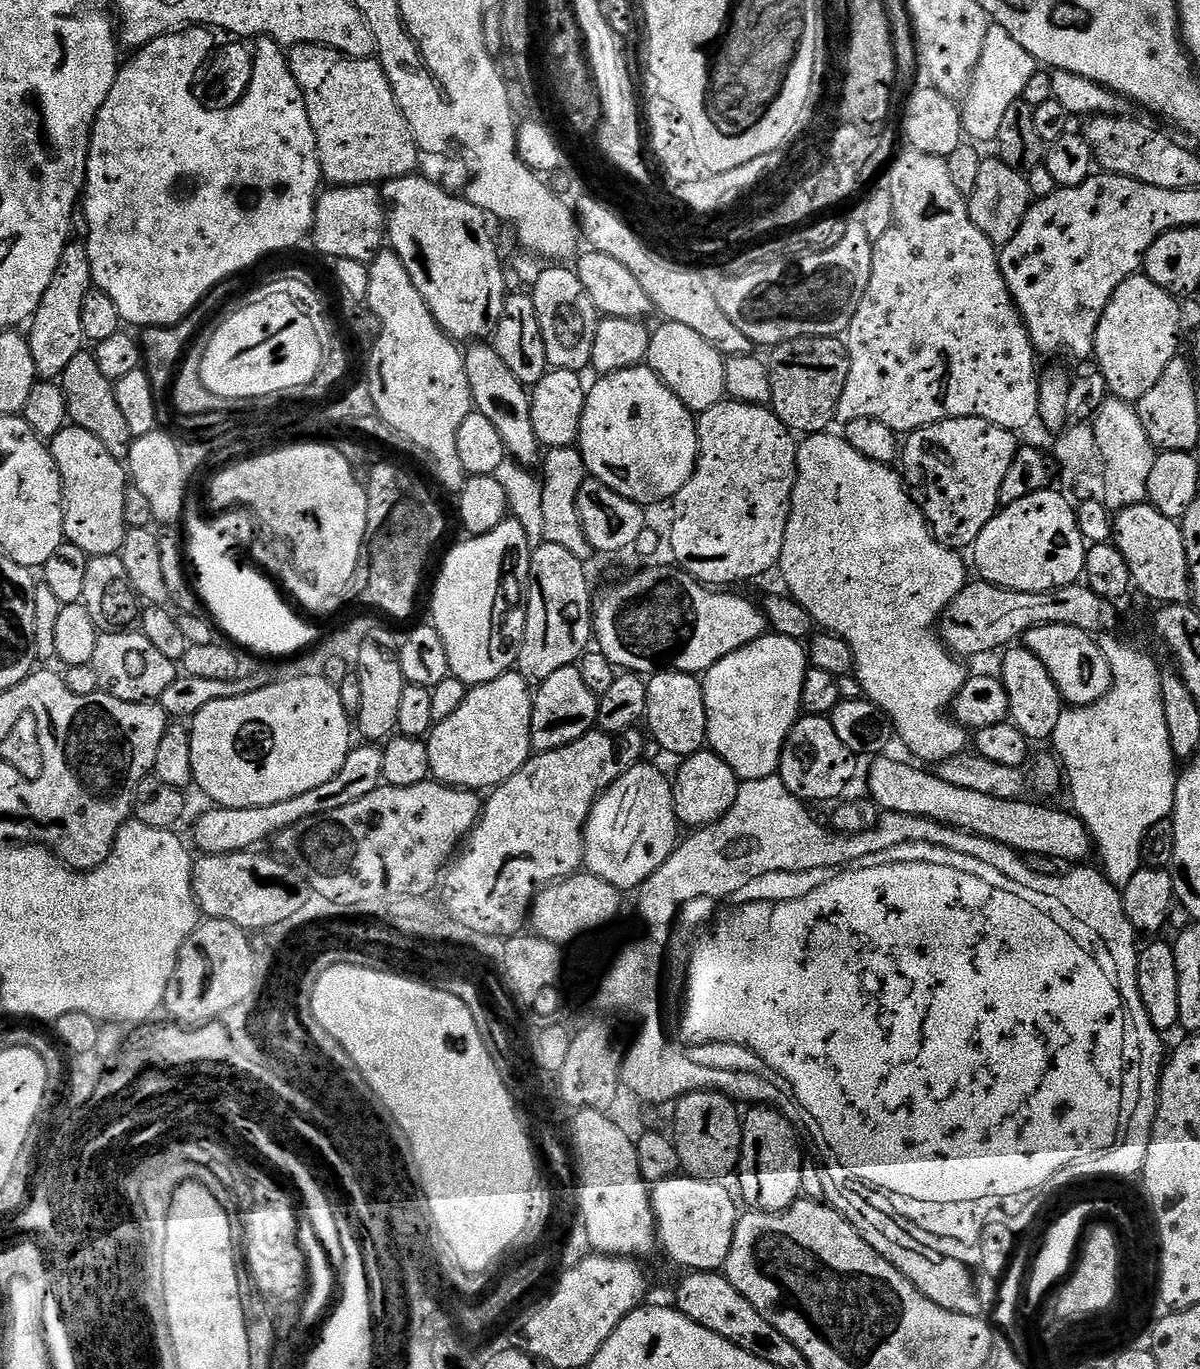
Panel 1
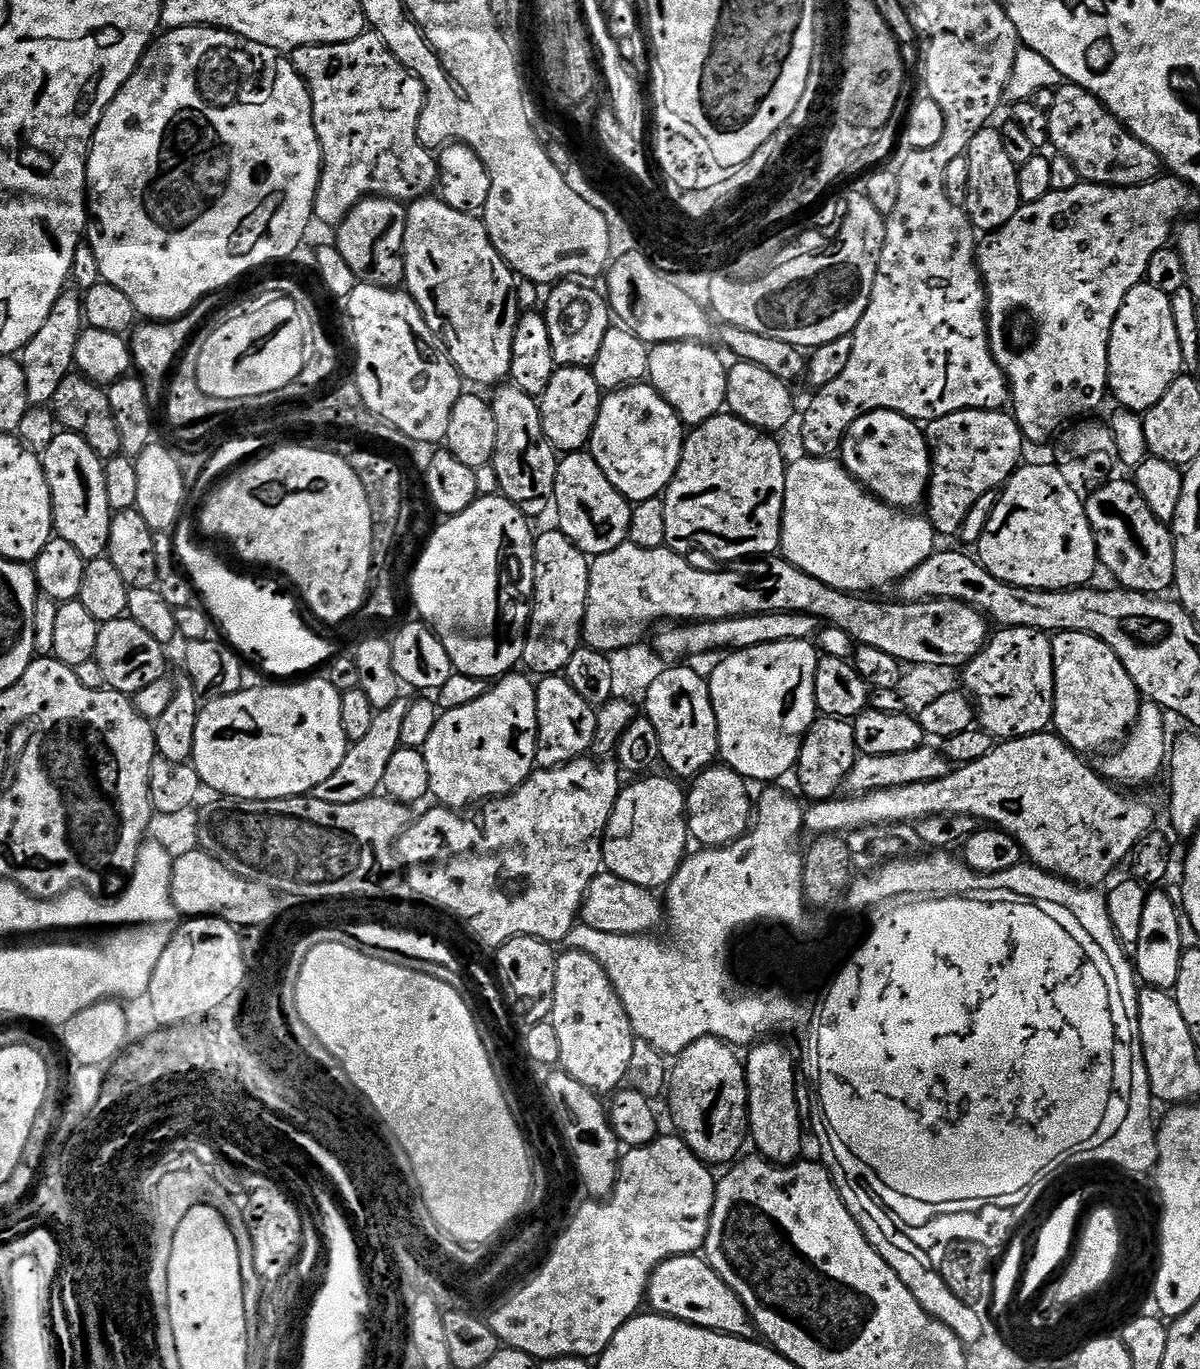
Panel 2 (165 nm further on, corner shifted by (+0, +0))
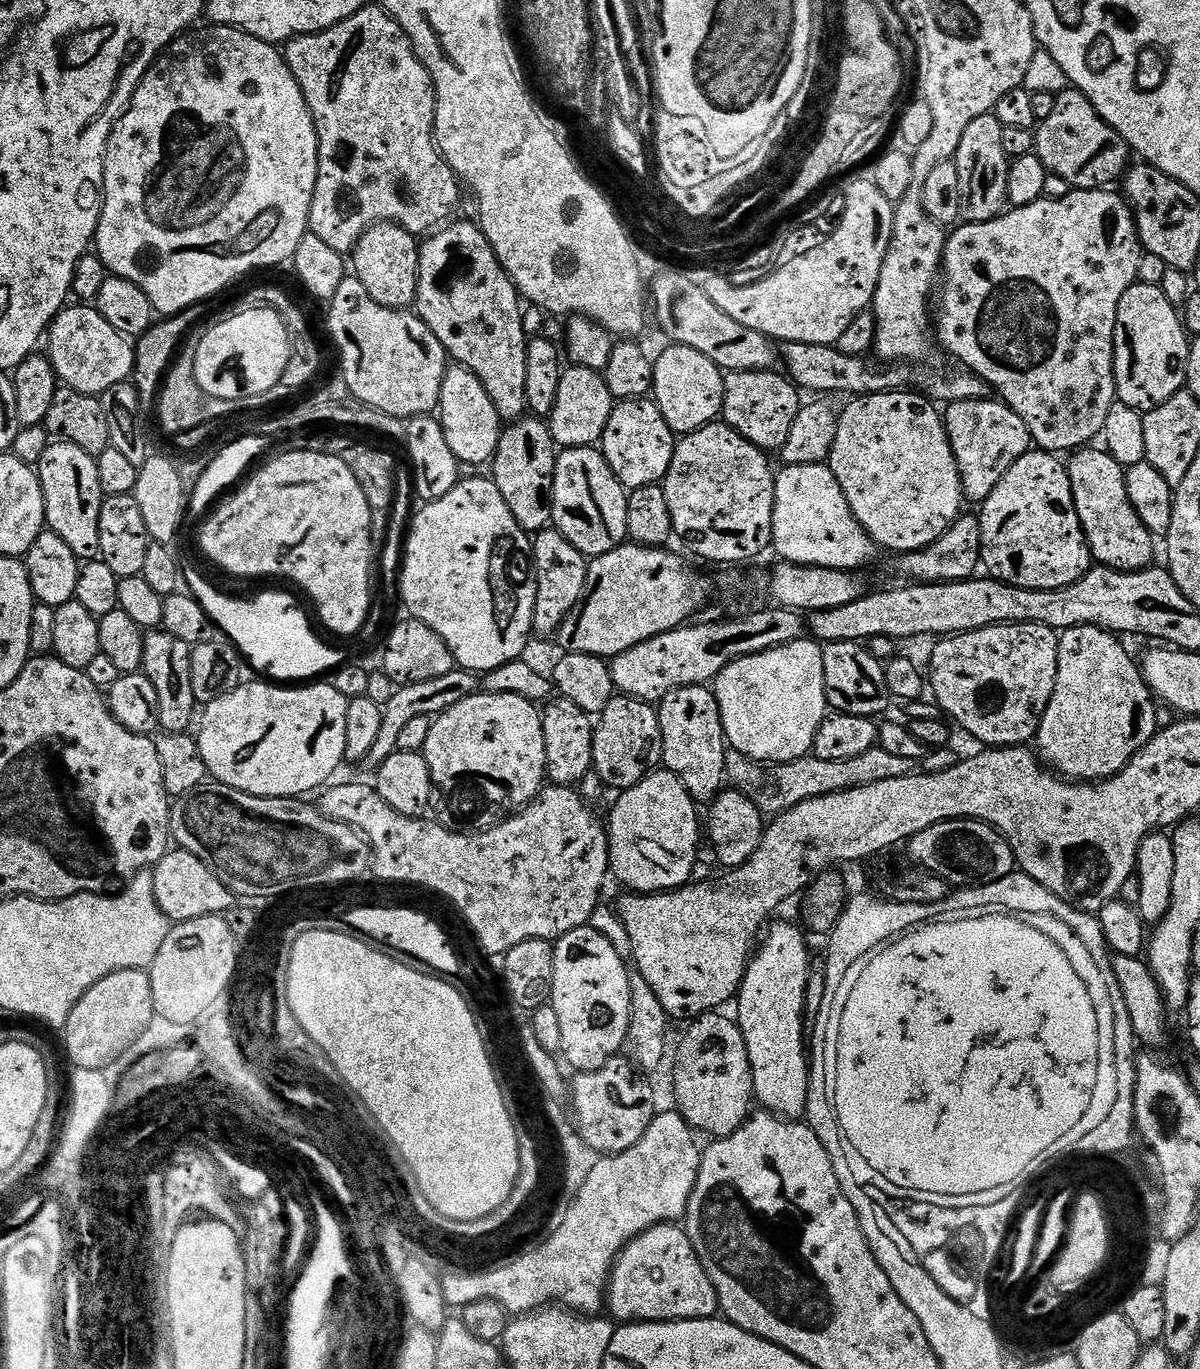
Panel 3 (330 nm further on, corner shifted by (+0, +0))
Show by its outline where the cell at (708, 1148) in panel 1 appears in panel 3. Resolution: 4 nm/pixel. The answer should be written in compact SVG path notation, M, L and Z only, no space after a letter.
M719 1011L708 1012L705 1016L697 1016L685 1027L688 1029L680 1040L680 1057L677 1058L676 1069L672 1072L672 1092L680 1103L680 1115L697 1133L709 1132L709 1137L712 1138L729 1136L744 1124L754 1108L752 1071L744 1035L739 1023L731 1015L720 1015L724 1014Z

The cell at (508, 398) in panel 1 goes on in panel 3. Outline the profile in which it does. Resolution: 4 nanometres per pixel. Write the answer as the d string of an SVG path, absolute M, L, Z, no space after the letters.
M528 414L511 421L501 431L498 450L490 461L491 479L502 490L502 498L506 498L506 506L510 506L510 514L514 514L518 526L529 534L541 532L552 524L552 475L557 455L558 445L552 441L547 423Z

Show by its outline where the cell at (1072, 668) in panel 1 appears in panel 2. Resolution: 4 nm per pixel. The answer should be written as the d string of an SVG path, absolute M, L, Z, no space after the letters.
M1057 632L1051 637L1052 661L1054 662L1054 714L1052 724L1055 735L1068 747L1081 754L1100 752L1103 748L1119 745L1128 736L1139 718L1142 697L1134 686L1126 666L1118 662L1118 654L1098 638L1085 632Z

